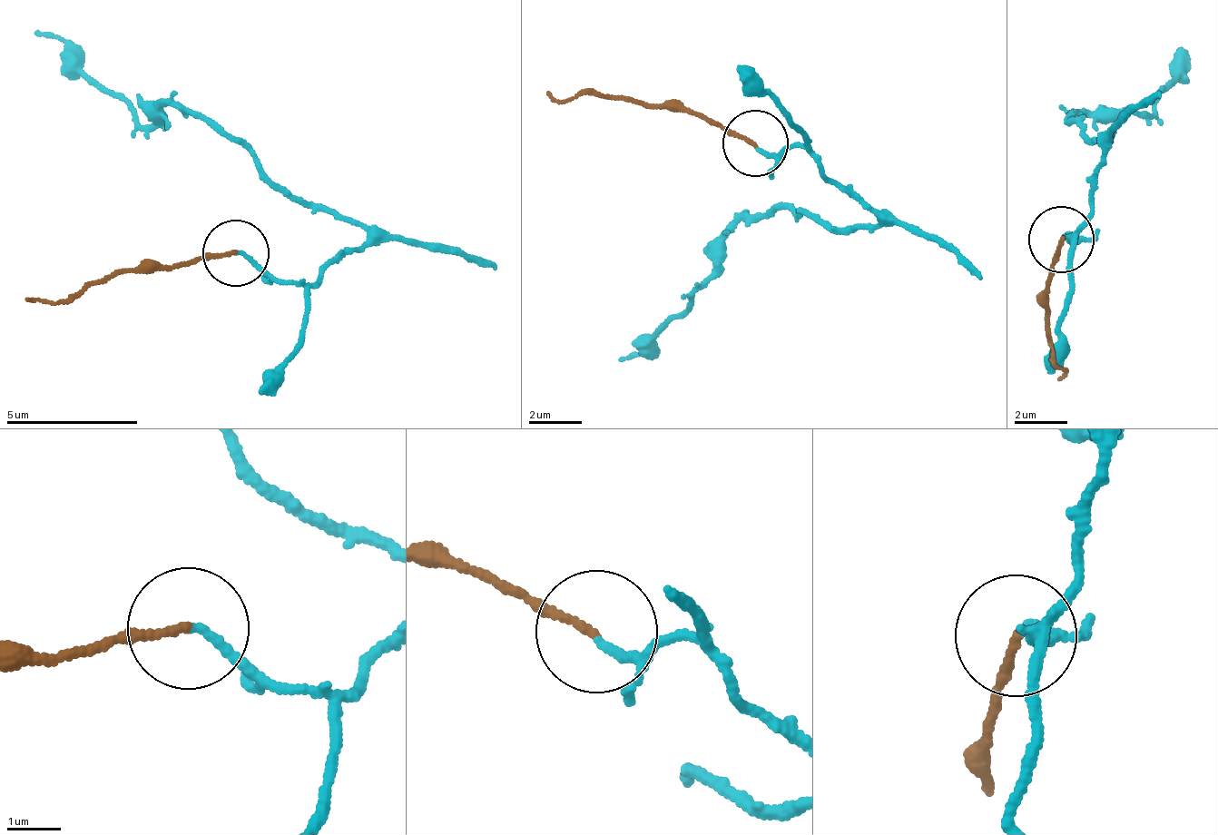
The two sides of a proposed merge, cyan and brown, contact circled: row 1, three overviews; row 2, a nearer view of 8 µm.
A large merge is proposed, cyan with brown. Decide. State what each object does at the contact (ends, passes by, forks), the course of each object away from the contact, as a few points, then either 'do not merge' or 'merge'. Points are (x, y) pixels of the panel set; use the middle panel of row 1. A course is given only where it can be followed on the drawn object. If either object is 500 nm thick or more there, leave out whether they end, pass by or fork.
cyan ends | brown ends | cyan via (756, 146), (813, 151), (879, 221), (833, 230), (780, 207), (739, 221), (693, 295), (657, 342), (617, 359) | brown via (756, 141), (661, 104), (545, 89) | merge

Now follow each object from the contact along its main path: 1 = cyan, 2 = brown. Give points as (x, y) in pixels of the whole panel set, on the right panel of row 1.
1: (1065, 239), (1074, 243), (1105, 135), (1113, 141), (1069, 121), (1076, 114), (1154, 112), (1183, 54)
2: (1059, 240), (1046, 308), (1056, 360), (1056, 381)

